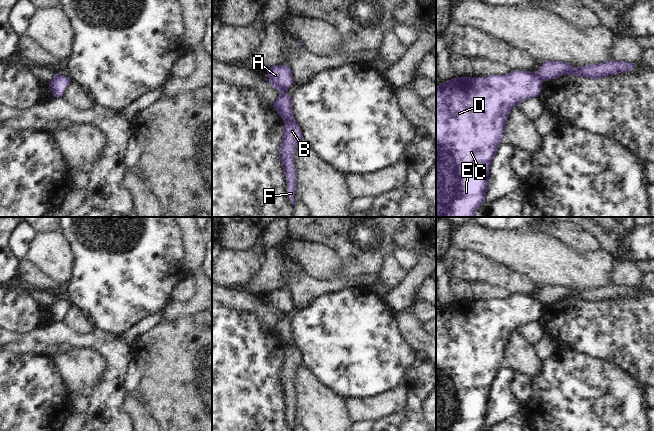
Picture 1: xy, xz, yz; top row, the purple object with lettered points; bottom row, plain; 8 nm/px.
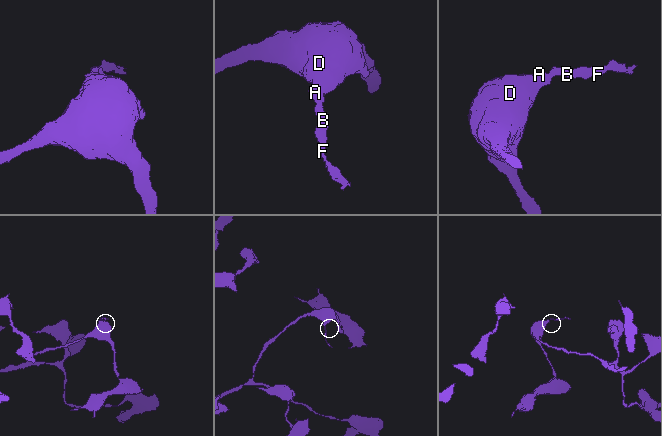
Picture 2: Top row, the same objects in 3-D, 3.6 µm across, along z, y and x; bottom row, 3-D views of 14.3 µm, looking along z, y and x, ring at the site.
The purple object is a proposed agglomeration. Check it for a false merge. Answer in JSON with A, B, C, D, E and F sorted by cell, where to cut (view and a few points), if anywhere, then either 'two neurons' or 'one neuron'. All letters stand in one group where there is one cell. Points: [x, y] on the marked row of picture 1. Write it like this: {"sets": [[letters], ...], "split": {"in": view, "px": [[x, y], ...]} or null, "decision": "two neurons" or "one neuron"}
{"sets": [["A", "C", "D", "E"], ["B", "F"]], "split": {"in": "yz", "px": [[535, 74], [543, 81]]}, "decision": "two neurons"}

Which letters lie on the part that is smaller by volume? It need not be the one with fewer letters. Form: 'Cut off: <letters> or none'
Cut off: B, F

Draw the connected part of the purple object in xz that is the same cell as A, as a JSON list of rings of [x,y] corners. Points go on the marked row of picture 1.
[[[276,65],[266,69],[268,81],[277,89],[280,94],[286,93],[287,89],[293,83],[291,69],[288,65]]]

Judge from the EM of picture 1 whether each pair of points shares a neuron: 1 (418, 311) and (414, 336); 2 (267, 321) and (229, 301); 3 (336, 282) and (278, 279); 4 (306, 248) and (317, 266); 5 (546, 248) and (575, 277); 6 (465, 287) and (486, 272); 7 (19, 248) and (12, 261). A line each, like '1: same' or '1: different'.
1: different
2: same
3: same
4: same
5: same
6: different
7: different

